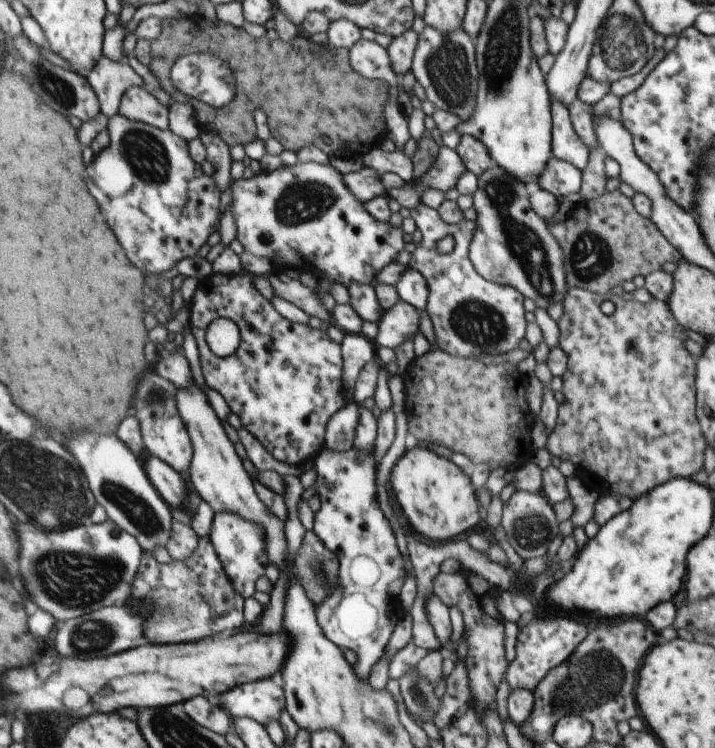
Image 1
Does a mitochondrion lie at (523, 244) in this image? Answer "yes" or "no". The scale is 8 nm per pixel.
yes

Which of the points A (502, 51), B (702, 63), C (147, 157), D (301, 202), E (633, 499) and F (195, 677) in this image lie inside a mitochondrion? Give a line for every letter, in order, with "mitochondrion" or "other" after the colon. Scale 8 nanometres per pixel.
A: mitochondrion
B: other
C: mitochondrion
D: mitochondrion
E: other
F: other

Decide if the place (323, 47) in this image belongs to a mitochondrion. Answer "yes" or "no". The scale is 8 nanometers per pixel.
no

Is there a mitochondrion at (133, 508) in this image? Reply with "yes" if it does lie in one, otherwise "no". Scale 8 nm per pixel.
yes

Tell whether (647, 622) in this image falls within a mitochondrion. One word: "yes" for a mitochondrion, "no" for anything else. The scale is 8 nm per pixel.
no

